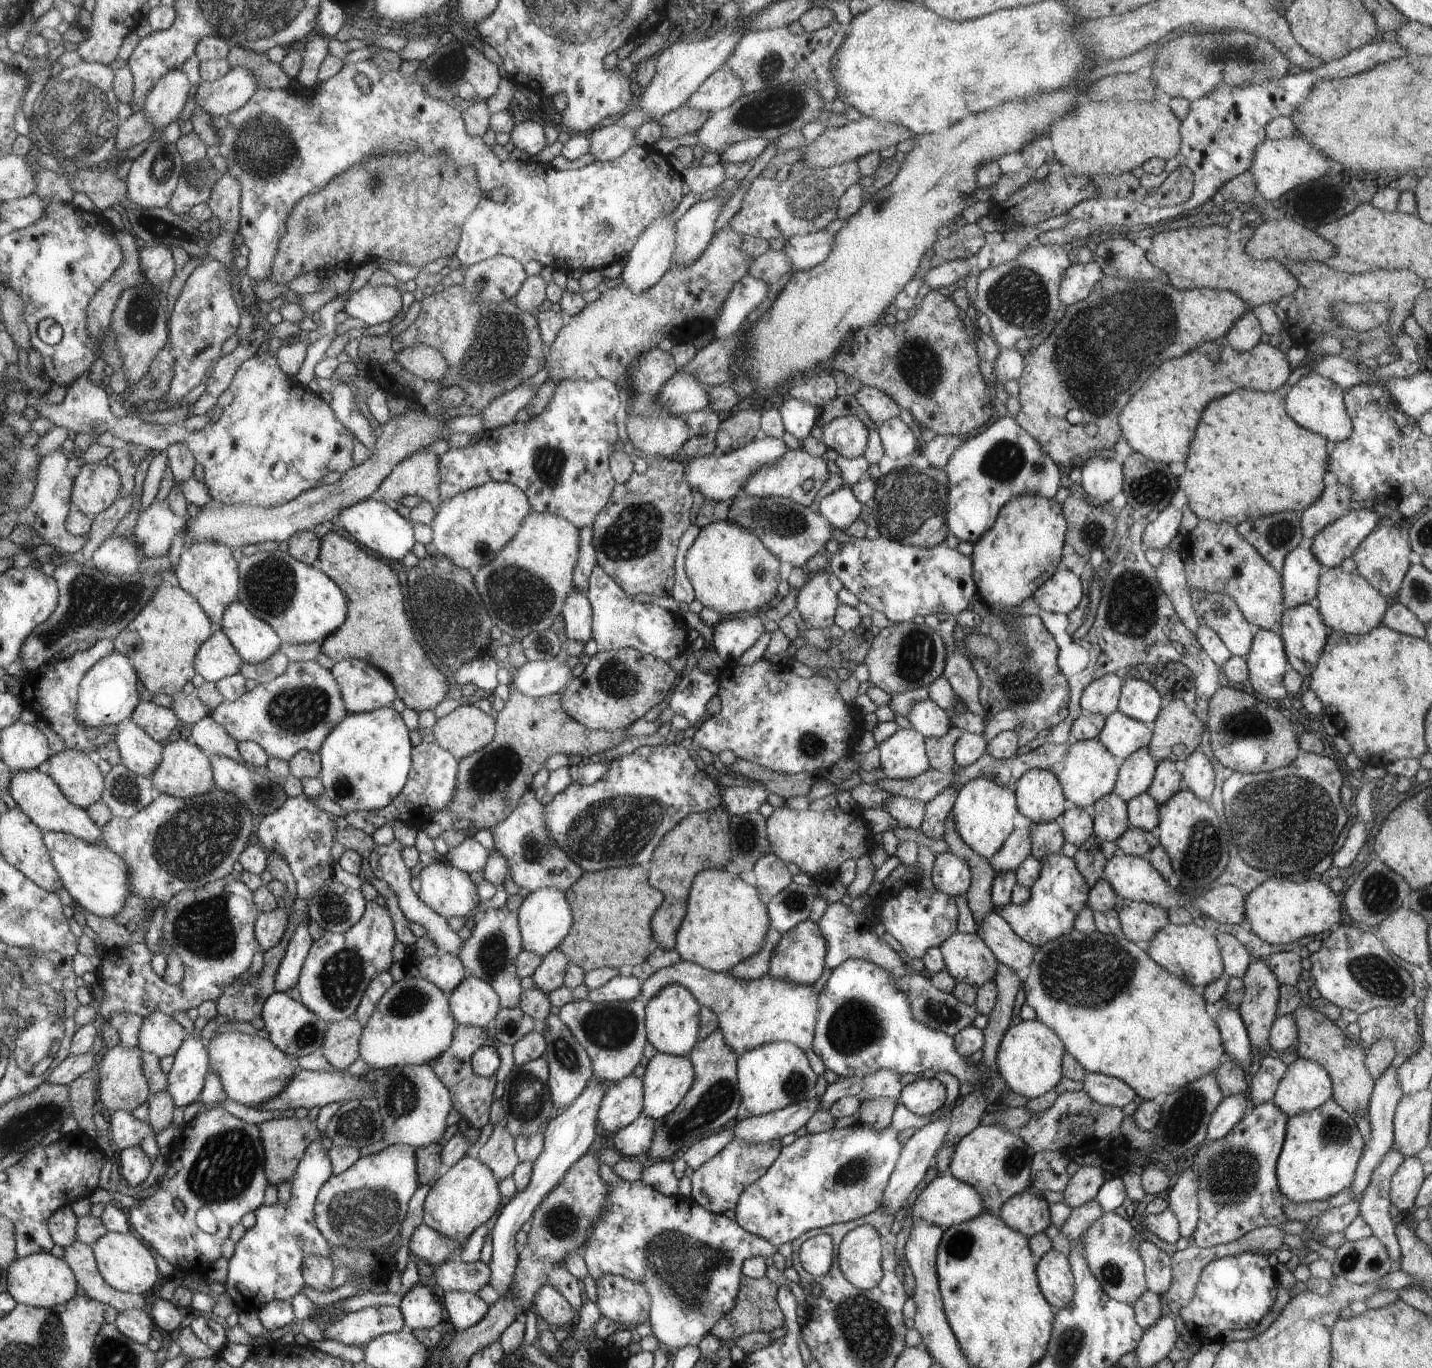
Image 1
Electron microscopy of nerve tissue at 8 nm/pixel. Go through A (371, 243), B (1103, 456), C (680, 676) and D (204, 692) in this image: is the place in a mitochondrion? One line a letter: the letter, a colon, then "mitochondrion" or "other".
A: other
B: other
C: other
D: other

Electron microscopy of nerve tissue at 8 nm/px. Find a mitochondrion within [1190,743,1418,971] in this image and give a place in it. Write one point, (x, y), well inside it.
(1283, 822)

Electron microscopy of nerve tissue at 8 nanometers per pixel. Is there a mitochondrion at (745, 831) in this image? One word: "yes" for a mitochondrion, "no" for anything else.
yes

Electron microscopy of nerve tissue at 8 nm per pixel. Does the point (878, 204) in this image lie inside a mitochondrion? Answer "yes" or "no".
no

